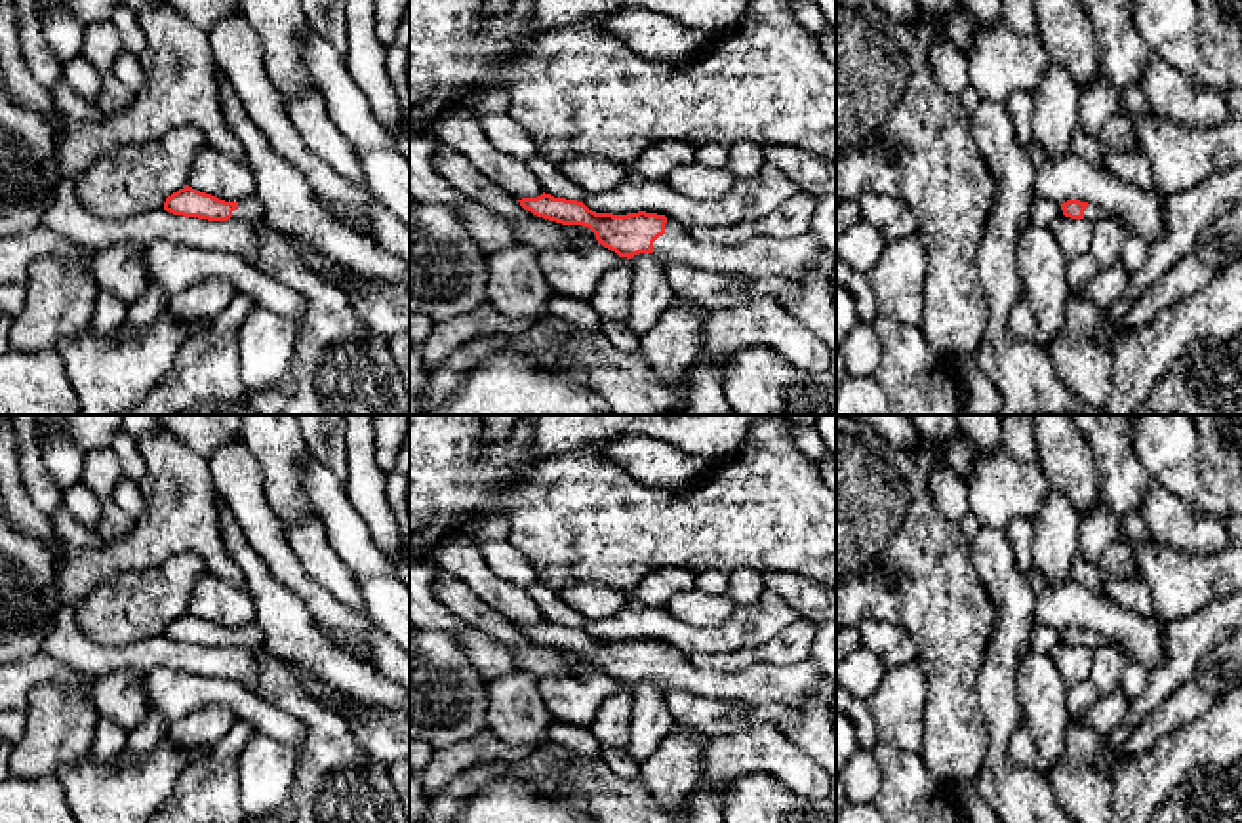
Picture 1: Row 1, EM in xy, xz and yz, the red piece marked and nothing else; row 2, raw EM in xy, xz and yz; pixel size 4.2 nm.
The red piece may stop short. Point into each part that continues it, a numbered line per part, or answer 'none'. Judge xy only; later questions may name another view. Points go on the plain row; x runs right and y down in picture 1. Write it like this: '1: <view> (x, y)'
1: xy (248, 637)

